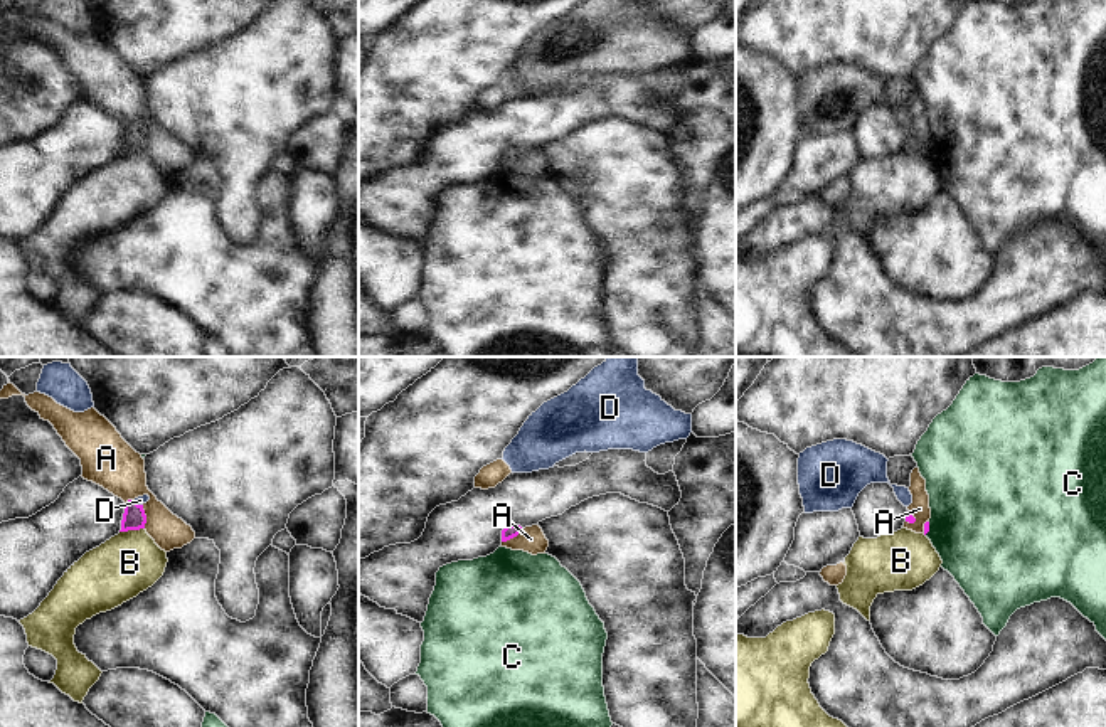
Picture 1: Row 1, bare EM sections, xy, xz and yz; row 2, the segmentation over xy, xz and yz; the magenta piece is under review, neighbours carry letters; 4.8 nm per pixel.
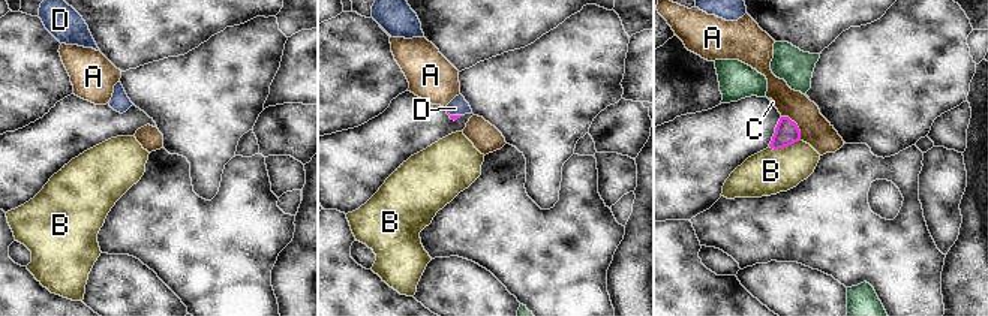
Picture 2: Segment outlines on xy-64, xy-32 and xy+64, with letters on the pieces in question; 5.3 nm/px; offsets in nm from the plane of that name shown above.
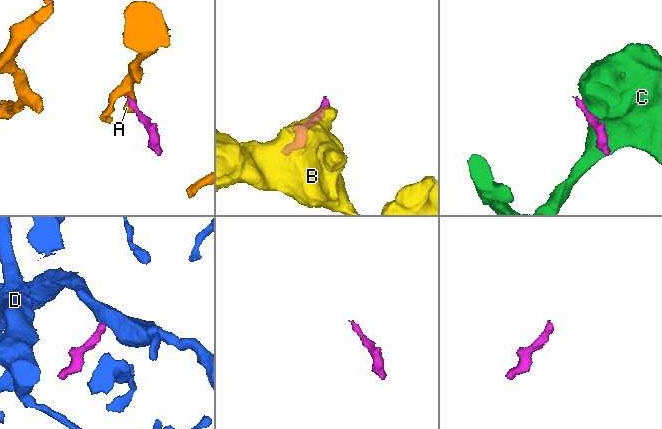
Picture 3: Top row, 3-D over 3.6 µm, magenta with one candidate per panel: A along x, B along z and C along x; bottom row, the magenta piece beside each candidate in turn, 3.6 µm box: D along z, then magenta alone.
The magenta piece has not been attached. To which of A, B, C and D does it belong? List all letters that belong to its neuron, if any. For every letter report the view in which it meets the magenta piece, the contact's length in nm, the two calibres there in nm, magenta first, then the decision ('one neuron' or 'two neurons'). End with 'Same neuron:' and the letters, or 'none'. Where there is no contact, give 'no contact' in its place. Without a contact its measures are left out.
A: contact in xy; length 110 nm; calibres 110 and 220 nm; two neurons
B: contact in xy; length 120 nm; calibres 110 and 300 nm; two neurons
C: contact in yz; length 70 nm; calibres 30 and 480 nm; two neurons
D: contact in xy; length 50 nm; calibres 110 and 50 nm; one neuron
Same neuron: D

